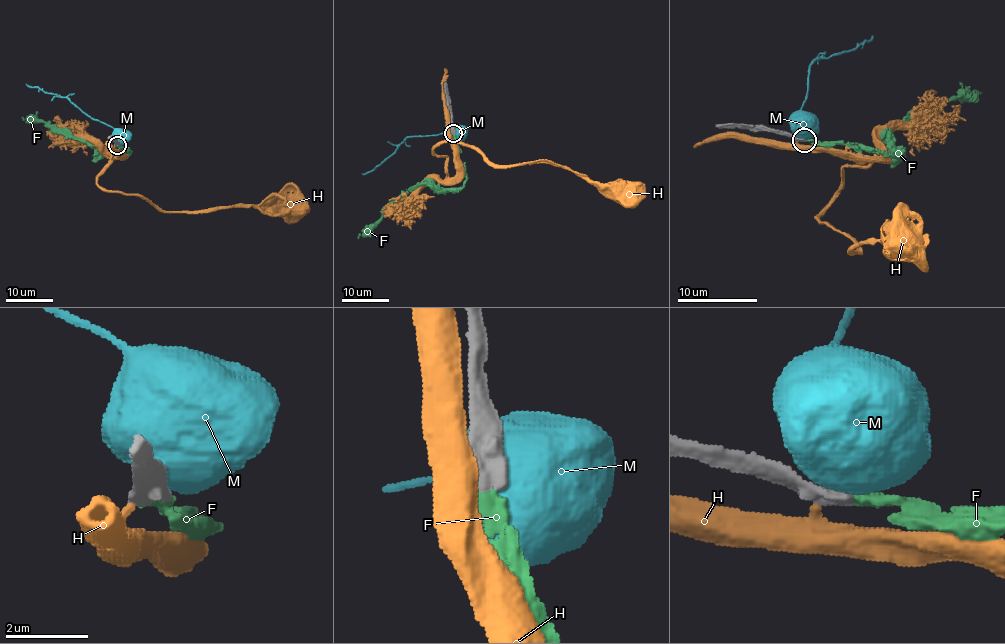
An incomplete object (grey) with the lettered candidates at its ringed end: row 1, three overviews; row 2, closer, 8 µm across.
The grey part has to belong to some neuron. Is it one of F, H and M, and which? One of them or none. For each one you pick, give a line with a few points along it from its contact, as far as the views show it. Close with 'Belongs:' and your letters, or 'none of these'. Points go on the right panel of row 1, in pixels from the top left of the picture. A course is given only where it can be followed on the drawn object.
F: it runs (804, 140), (850, 142), (894, 156), (898, 152), (890, 138), (900, 124), (982, 92)
Belongs: F

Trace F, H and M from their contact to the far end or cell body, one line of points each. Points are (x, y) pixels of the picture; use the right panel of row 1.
F: (804, 140), (850, 142), (894, 156), (898, 152), (890, 138), (900, 124), (982, 92)
H: (796, 140), (878, 158), (844, 166), (816, 218), (852, 250), (880, 242), (896, 258), (904, 248)
M: (796, 136), (794, 128), (802, 124)

